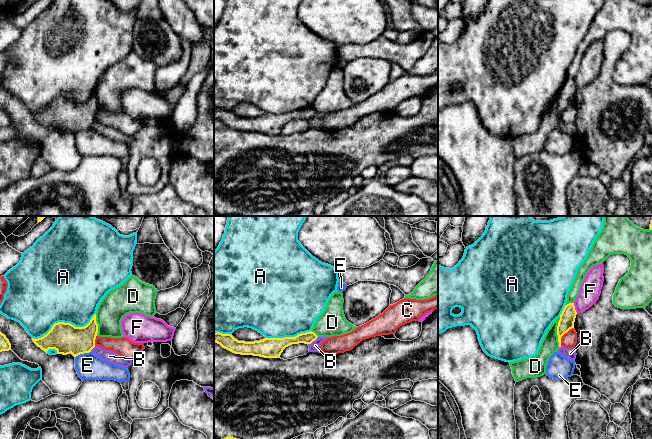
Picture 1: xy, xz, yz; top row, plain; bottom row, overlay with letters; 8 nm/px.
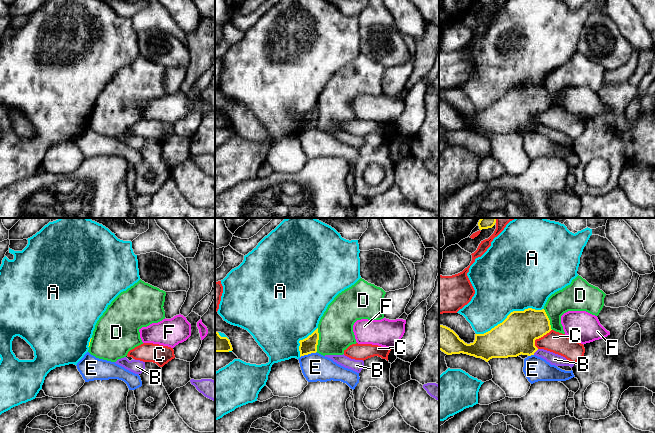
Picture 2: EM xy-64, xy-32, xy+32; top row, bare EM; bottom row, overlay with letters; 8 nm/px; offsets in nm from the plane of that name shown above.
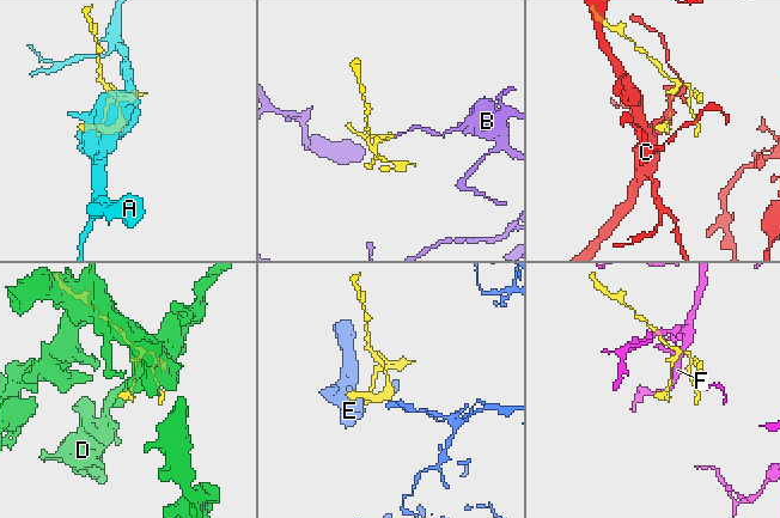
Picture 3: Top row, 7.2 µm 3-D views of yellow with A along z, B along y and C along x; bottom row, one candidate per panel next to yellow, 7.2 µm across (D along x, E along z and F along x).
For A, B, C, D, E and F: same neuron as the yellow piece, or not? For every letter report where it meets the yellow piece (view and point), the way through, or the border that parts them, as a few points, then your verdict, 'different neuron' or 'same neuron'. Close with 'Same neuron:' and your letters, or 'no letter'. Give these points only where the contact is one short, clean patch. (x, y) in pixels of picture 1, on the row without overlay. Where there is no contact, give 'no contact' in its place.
A: contact xy (64, 99); different neuron
B: contact xz (313, 116); border xz (317, 112), (308, 120); different neuron
C: contact yz (563, 110); different neuron
D: contact yz (557, 108); different neuron
E: contact xy (82, 129); border xy (90, 127), (80, 129), (75, 133); different neuron
F: contact yz (574, 84); different neuron
Same neuron: no letter

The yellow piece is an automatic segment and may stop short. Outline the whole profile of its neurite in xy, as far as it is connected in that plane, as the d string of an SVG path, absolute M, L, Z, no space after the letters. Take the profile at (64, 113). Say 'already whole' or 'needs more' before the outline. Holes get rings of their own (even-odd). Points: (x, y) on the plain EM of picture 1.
already whole | M96 90L84 103L75 103L70 99L55 99L51 106L41 114L34 115L34 119L46 129L55 125L57 130L72 130L74 133L89 129L95 123L98 109Z

